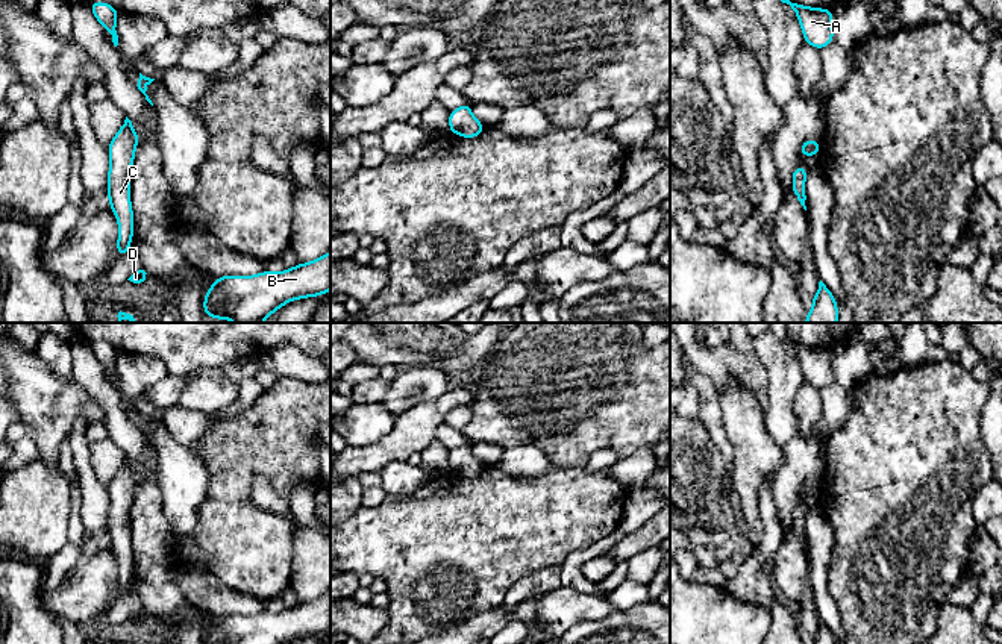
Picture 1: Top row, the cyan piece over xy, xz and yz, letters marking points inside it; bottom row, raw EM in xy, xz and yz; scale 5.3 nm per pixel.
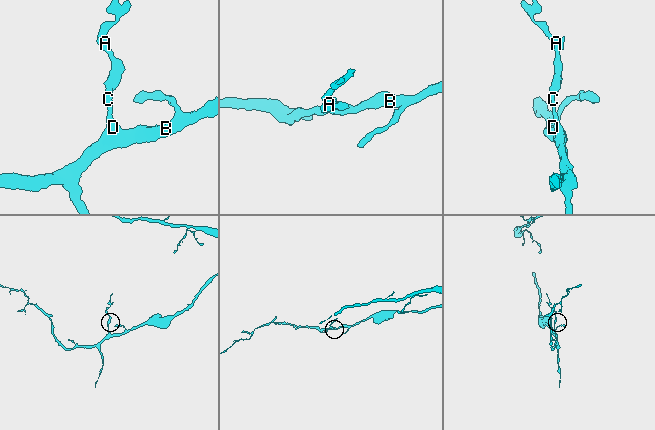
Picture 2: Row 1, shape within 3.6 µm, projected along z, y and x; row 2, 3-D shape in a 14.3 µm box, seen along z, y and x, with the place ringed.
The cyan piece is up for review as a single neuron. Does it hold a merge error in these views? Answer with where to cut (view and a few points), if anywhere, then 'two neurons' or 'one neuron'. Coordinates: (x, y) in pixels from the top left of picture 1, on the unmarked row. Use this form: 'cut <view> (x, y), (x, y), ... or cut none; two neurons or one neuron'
cut none; one neuron

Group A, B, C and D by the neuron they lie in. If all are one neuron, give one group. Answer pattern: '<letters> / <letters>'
A B C D

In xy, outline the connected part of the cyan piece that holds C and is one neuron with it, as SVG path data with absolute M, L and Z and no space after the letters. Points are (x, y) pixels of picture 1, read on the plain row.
M126 456L124 464L109 482L108 492L111 505L108 512L108 536L109 546L118 559L117 594L123 597L130 589L133 577L133 550L130 546L130 508L135 499L135 486L139 476L132 461Z

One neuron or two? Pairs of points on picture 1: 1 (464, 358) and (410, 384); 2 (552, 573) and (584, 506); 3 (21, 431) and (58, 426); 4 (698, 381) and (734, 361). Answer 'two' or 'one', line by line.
1: two
2: two
3: two
4: two

